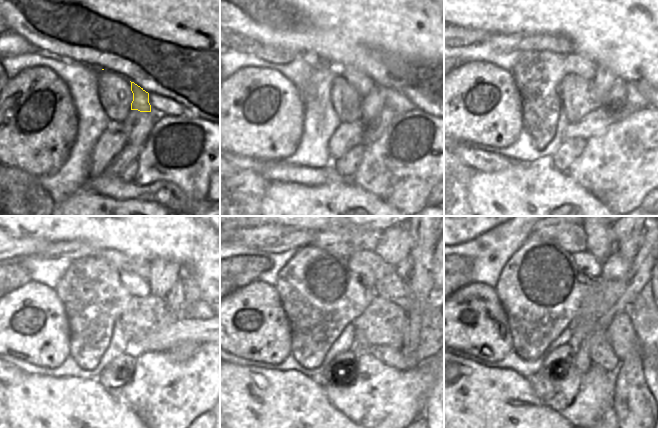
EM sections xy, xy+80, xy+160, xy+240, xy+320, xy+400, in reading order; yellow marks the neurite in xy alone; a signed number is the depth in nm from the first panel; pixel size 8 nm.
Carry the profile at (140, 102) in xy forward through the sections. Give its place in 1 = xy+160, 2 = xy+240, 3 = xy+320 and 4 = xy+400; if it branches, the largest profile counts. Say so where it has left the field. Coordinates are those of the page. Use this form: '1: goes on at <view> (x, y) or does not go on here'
1: goes on at xy+160 (578, 64)
2: goes on at xy+240 (138, 287)
3: goes on at xy+320 (363, 270)
4: goes on at xy+400 (587, 263)

